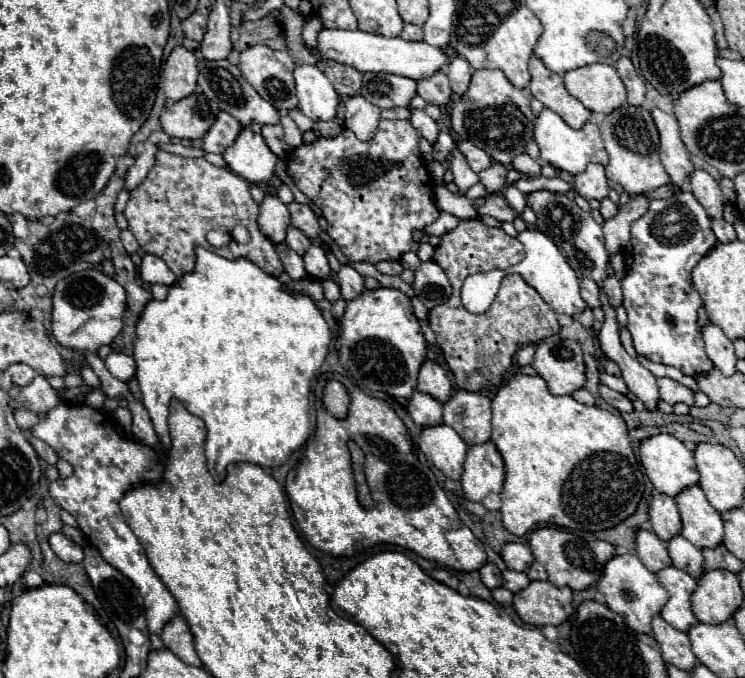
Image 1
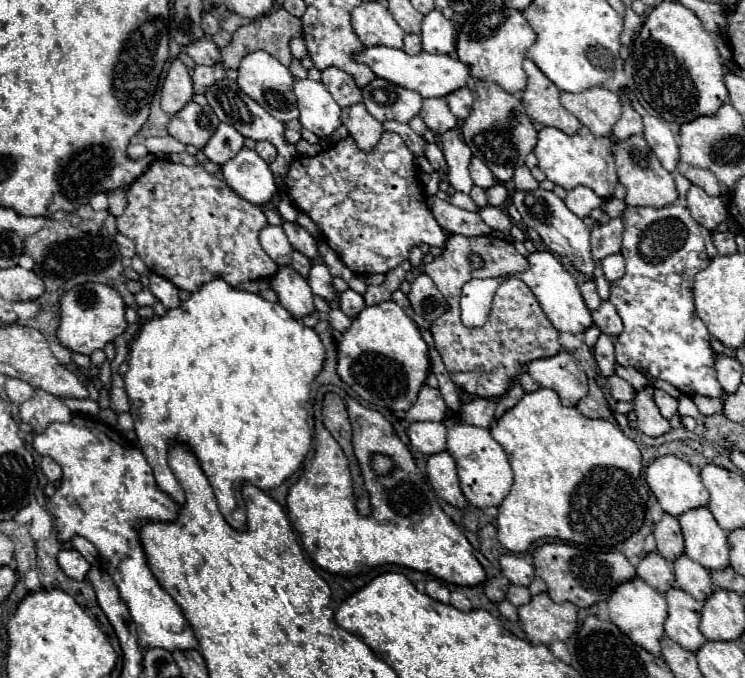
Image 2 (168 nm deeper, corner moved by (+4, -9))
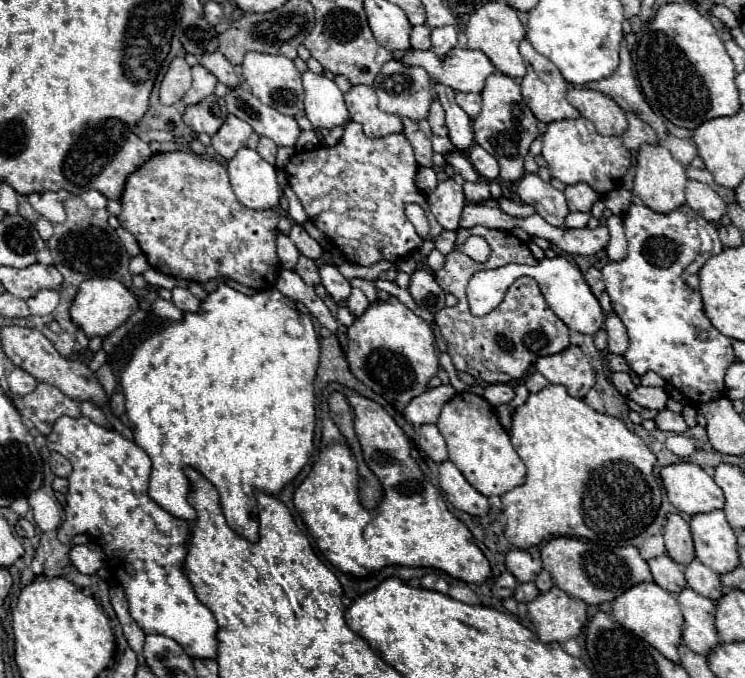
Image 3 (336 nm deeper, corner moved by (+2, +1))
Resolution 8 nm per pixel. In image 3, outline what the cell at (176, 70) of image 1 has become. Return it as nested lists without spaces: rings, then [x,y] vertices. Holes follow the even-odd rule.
[[[175,57],[161,81],[159,101],[163,105],[177,105],[191,85],[191,67],[183,57]]]

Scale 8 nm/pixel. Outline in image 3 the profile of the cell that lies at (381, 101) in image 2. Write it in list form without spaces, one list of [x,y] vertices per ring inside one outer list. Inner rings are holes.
[[[387,61],[381,69],[381,73],[375,77],[373,89],[379,97],[379,109],[385,113],[395,113],[399,117],[409,117],[413,121],[421,121],[429,113],[429,105],[433,101],[433,83],[425,69],[421,67],[409,67],[399,61]]]

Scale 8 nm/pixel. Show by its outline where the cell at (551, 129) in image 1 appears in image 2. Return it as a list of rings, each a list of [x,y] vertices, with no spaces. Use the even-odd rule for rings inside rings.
[[[543,127],[539,131],[539,141],[533,153],[539,159],[539,169],[555,185],[561,185],[567,191],[577,185],[585,185],[593,189],[599,197],[609,199],[619,183],[611,147],[613,147],[611,137],[595,137],[591,135],[591,131],[587,131],[587,127],[581,127],[575,135],[567,135],[555,127]]]

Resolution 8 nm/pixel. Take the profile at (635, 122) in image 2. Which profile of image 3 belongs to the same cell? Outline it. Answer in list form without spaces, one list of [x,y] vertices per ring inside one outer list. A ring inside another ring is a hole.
[[[627,113],[627,121],[629,121],[629,129],[621,135],[621,139],[629,151],[637,151],[643,143],[657,143],[659,141],[655,131],[637,115]]]

